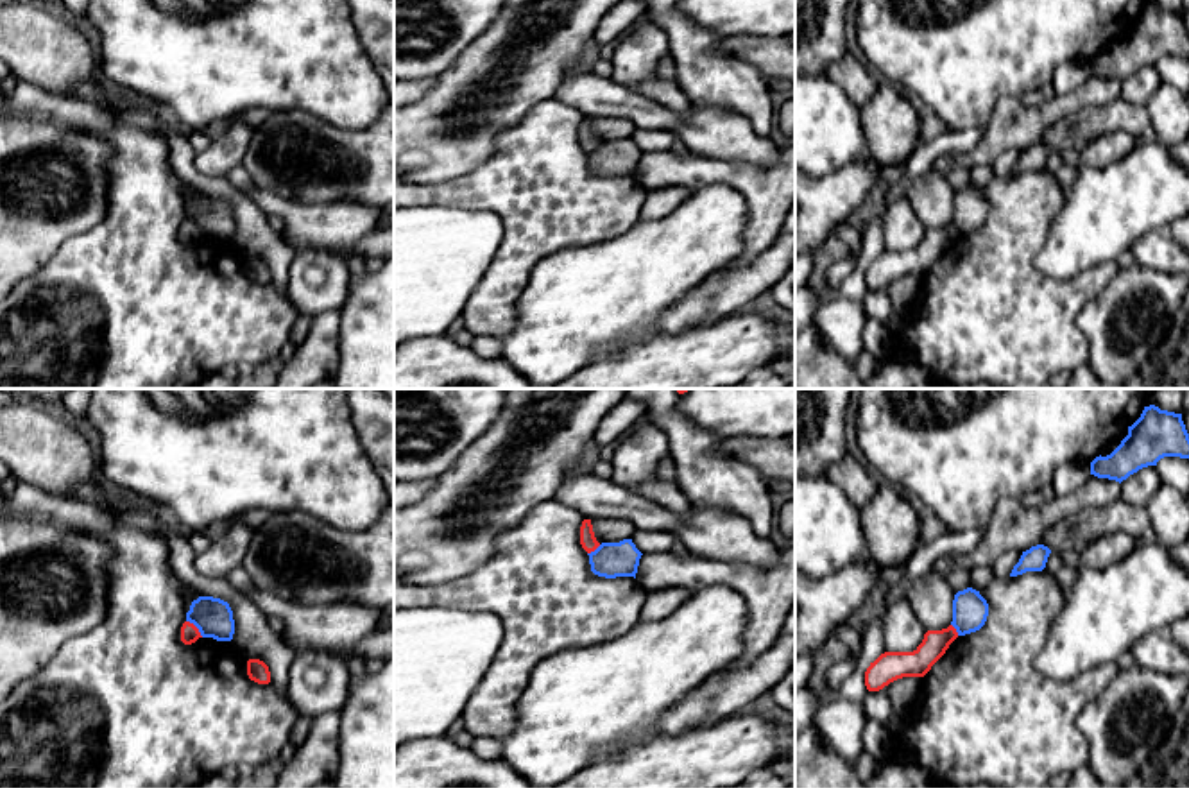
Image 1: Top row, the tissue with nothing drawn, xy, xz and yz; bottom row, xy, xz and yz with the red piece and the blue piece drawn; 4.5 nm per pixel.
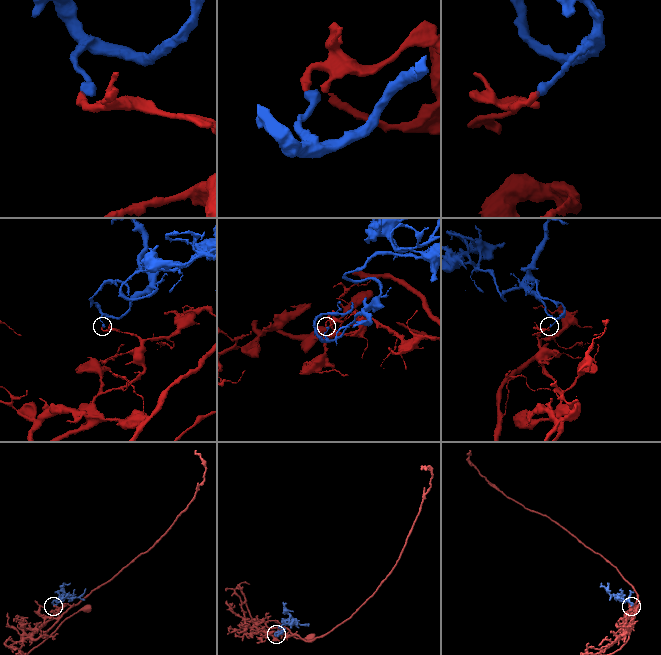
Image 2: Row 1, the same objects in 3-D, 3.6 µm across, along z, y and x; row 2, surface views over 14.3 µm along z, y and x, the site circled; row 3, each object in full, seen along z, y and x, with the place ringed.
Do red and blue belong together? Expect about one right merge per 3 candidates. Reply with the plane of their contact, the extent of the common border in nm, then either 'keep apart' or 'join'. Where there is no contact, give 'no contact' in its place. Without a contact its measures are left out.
contact in xy; length 110 nm; keep apart

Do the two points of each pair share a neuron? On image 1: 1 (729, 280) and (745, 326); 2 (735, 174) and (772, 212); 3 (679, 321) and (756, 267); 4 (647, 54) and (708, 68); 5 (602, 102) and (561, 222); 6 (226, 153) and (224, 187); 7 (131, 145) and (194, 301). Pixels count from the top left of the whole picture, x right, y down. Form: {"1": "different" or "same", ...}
{"1": "different", "2": "same", "3": "same", "4": "different", "5": "different", "6": "different", "7": "same"}

